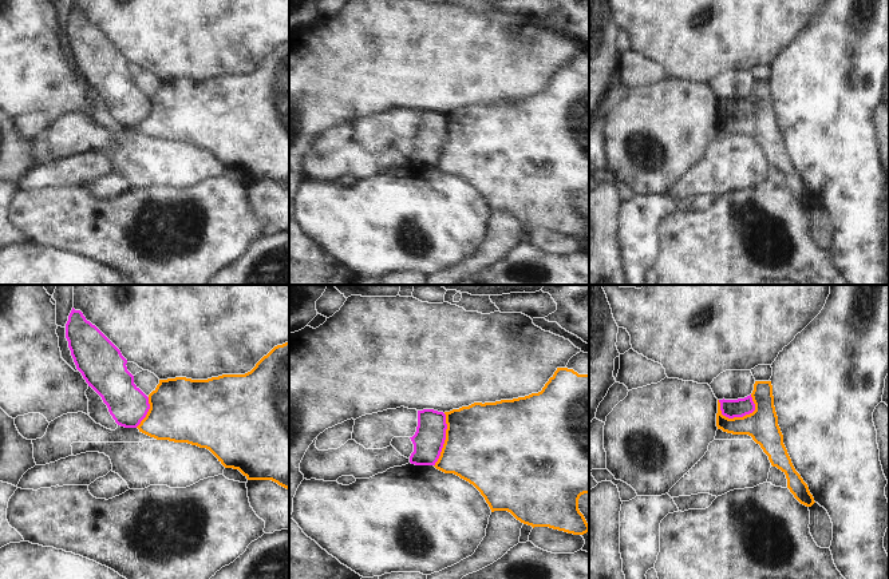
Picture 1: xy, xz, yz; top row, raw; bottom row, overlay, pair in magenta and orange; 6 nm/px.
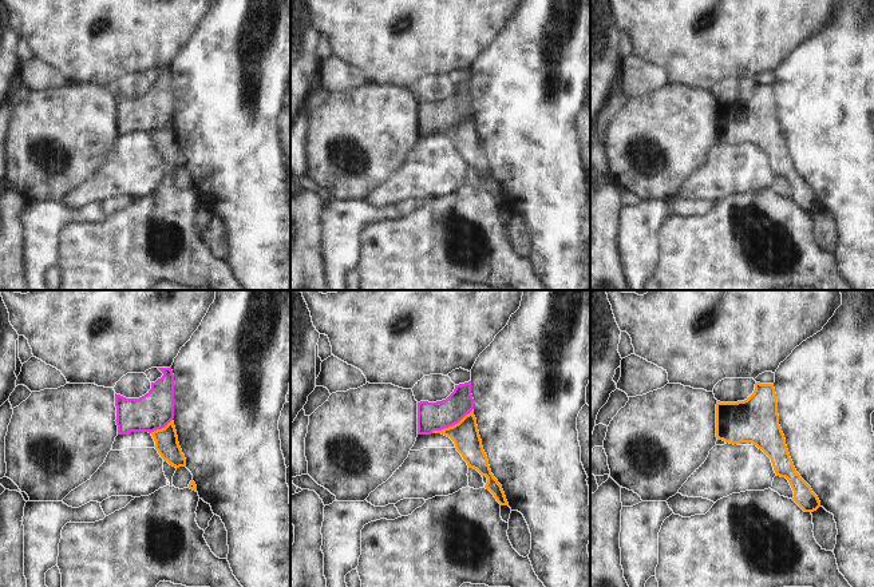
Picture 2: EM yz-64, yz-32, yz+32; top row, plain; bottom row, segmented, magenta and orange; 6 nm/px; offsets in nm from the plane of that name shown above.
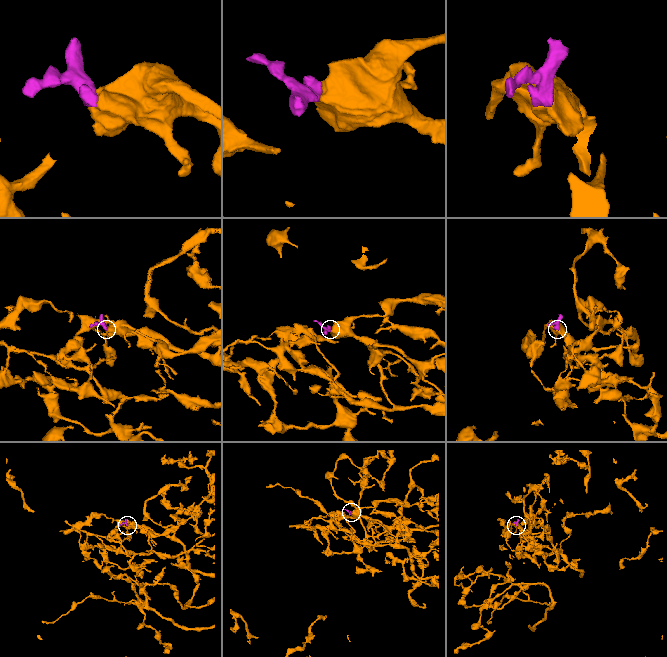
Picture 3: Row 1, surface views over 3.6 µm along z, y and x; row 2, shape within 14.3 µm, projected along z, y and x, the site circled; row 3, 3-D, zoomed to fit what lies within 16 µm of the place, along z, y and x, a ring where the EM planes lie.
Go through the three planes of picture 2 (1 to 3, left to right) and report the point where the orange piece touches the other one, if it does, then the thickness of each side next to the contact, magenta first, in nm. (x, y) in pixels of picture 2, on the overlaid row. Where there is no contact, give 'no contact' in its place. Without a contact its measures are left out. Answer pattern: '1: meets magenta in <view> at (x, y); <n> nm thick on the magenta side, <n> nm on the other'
1: meets magenta in yz-64 at (161, 428); 220 nm thick on the magenta side, 140 nm on the other
2: meets magenta in yz-32 at (451, 425); 180 nm thick on the magenta side, 160 nm on the other
3: no contact

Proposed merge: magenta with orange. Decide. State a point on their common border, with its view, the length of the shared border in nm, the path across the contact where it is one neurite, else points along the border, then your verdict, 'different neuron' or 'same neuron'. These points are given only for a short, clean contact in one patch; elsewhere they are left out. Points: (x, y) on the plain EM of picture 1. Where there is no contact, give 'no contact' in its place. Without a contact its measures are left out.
yz (733, 118) | 240 nm | along yz (718, 100), (720, 112), (729, 118), (742, 118), (755, 110) | different neuron

